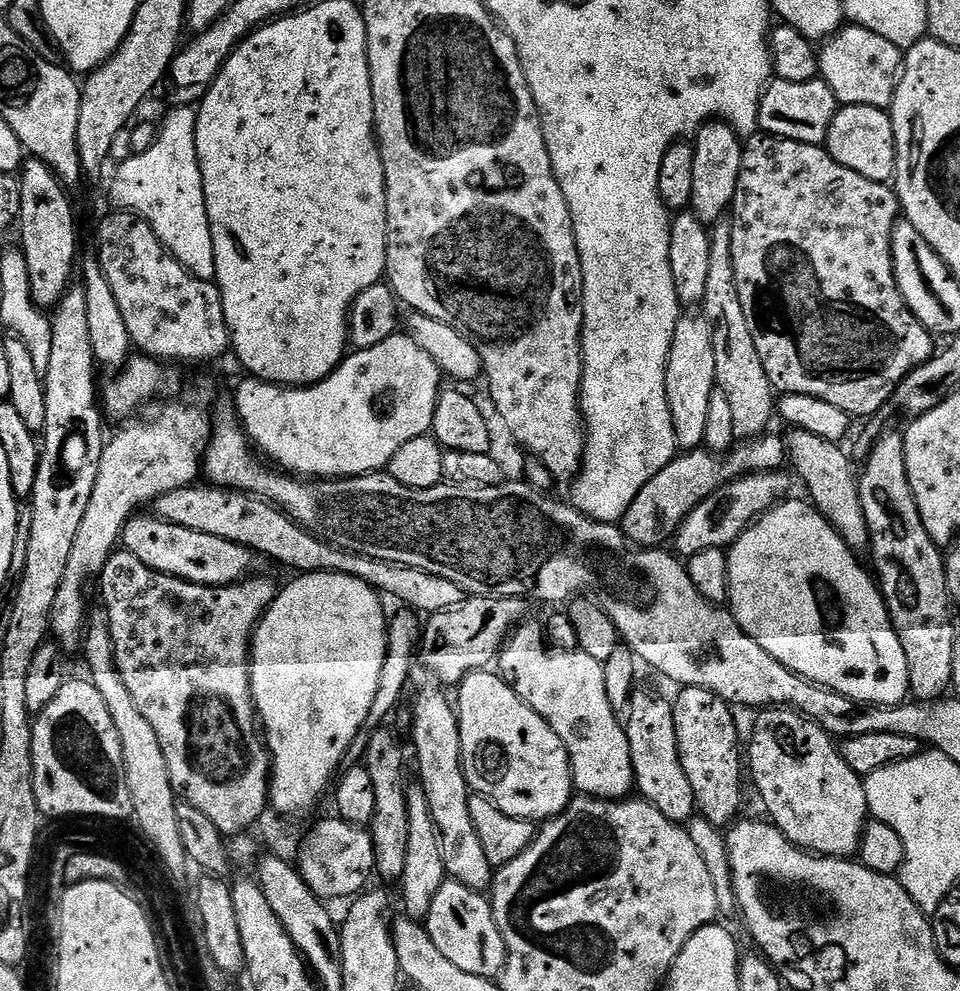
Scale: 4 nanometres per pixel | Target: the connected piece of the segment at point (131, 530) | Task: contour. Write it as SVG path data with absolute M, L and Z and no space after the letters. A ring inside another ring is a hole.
M133 514L128 519L124 526L122 544L134 554L134 558L138 558L138 562L150 566L150 570L179 580L188 580L192 584L208 584L211 588L220 588L223 584L239 584L257 571L257 553L246 546L202 534L198 530L186 530L186 526L174 526L155 514L140 515Z

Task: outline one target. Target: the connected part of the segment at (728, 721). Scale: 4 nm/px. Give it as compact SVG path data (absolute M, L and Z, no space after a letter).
M681 687L677 692L672 706L674 726L682 770L690 778L697 813L712 825L731 825L741 815L740 768L742 772L742 736L740 740L733 709L710 690Z

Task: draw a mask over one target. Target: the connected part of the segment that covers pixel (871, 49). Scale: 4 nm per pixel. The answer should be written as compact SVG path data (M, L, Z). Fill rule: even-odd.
M844 26L819 49L818 55L820 76L828 83L830 90L834 90L841 105L861 104L885 110L891 109L892 99L896 93L896 81L900 79L902 71L902 49L894 46L894 42L886 42L882 34L874 34L865 28Z

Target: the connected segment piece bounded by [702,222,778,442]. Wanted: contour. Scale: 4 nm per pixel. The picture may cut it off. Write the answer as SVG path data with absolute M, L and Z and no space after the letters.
M721 222L711 229L712 245L710 246L710 267L706 278L706 294L702 301L703 315L707 316L712 327L714 342L714 366L716 367L716 387L726 394L730 402L731 417L734 418L734 434L737 441L755 440L757 436L769 431L768 423L778 408L778 400L766 370L762 366L762 358L758 354L758 346L754 346L754 334L750 334L750 325L746 323L746 310L742 310L742 298L738 298L738 282L734 278L734 258L732 257L732 225Z

